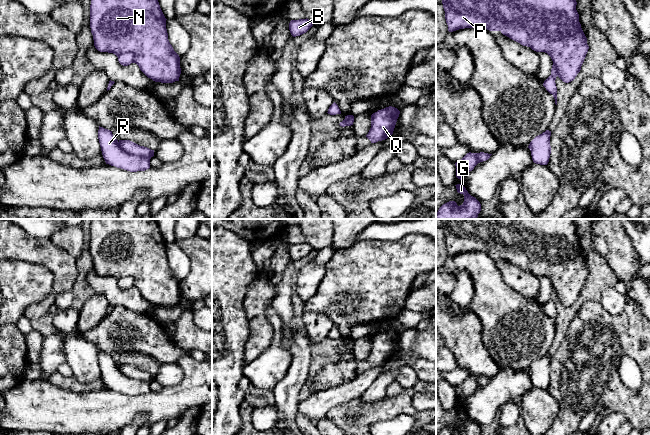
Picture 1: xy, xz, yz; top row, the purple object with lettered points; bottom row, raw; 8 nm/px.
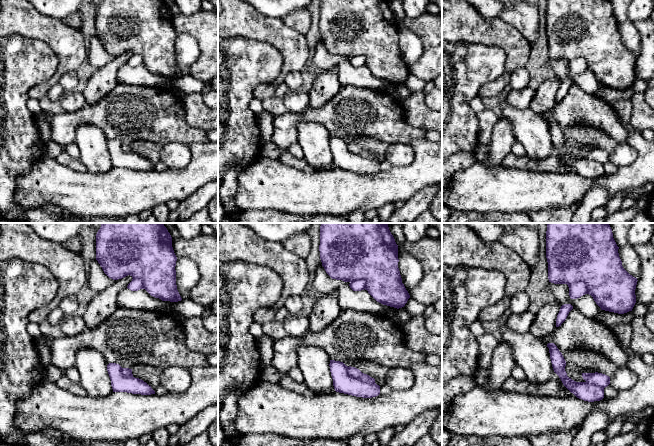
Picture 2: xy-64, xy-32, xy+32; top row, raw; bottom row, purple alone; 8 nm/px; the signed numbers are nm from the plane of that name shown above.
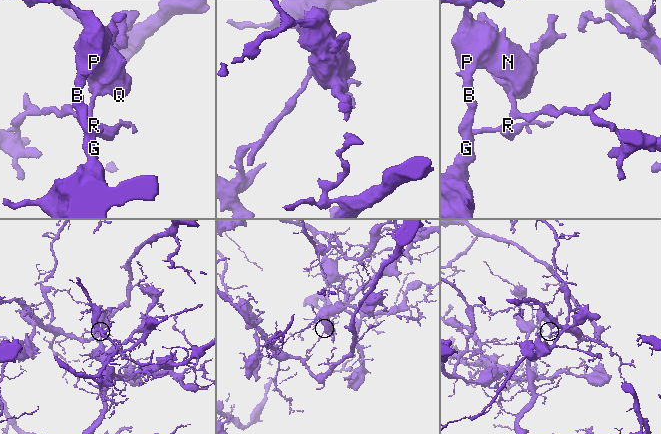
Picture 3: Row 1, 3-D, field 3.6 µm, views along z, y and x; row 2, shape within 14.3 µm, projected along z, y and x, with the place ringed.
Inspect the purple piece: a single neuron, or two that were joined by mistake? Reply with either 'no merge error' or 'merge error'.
merge error

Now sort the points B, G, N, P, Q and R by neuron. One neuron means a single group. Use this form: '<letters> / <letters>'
B G N P Q / R

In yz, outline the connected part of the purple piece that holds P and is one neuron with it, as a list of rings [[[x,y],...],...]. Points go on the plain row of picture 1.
[[[441,219],[441,224],[443,232],[445,235],[445,243],[448,249],[448,255],[453,256],[459,253],[464,252],[485,252],[489,255],[500,255],[503,259],[509,261],[510,263],[520,267],[523,270],[530,271],[536,276],[545,276],[547,277],[552,285],[551,299],[544,305],[543,310],[545,311],[546,305],[555,306],[556,301],[558,300],[563,306],[569,307],[575,303],[577,298],[581,294],[581,290],[584,286],[586,278],[588,276],[589,270],[587,268],[587,262],[581,252],[579,246],[579,238],[576,234],[577,226],[573,219]]]

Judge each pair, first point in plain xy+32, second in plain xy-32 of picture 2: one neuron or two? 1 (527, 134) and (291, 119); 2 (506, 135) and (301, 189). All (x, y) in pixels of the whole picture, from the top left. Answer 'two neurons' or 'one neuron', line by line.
1: two neurons
2: two neurons

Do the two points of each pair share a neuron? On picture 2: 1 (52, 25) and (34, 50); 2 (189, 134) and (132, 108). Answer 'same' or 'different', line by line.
1: different
2: same

